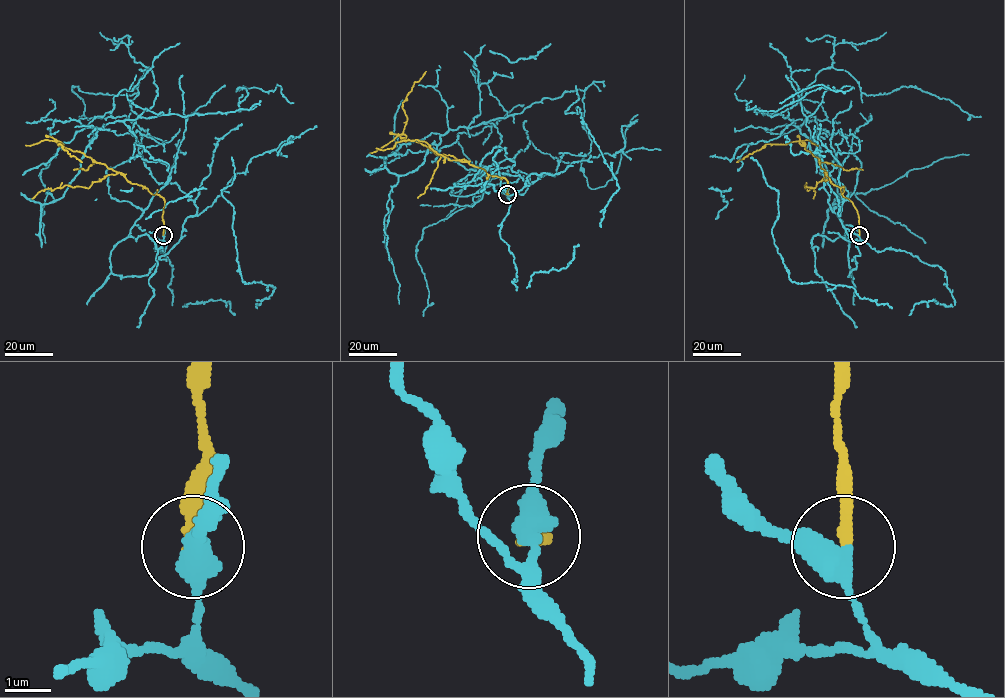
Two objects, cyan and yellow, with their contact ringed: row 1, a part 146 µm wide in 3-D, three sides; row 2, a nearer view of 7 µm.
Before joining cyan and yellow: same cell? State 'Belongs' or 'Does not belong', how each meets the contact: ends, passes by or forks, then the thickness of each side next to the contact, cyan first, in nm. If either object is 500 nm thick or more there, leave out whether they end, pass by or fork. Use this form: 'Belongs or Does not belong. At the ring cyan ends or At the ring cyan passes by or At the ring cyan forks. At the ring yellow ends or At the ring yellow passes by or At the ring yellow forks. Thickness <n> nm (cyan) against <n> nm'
Does not belong. At the ring cyan passes by. At the ring yellow ends. Thickness 460 nm (cyan) against 320 nm

